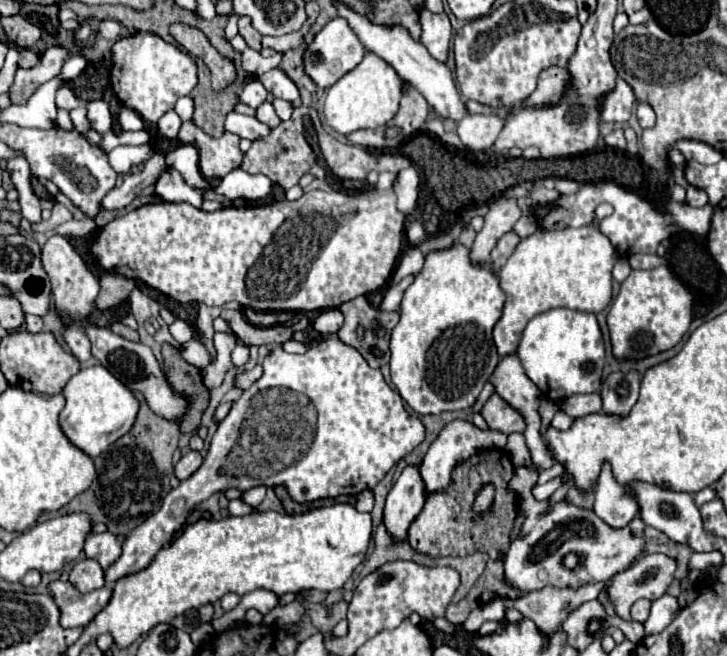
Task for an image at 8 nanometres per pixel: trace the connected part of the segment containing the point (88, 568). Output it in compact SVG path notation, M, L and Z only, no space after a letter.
M80 560L70 572L70 584L80 592L92 592L106 584L104 570L96 560Z

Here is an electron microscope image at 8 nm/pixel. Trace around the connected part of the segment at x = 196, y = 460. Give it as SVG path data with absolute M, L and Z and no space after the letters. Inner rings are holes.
M188 452L188 454L184 454L180 460L178 460L178 464L174 466L174 474L176 474L176 478L182 482L182 480L186 480L186 478L190 478L198 468L200 468L200 464L202 464L202 456L200 456L200 452Z

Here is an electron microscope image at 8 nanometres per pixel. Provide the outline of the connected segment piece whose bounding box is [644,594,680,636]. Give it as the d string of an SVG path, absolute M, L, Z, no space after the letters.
M664 594L662 598L654 600L654 602L652 602L650 616L648 616L648 620L644 622L644 632L646 632L646 636L662 632L662 630L672 622L672 618L676 618L678 612L680 612L680 606L678 606L676 598Z

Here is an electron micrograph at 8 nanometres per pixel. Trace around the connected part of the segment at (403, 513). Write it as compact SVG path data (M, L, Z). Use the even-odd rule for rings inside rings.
M416 466L404 468L400 478L388 492L384 506L384 526L386 530L396 530L396 534L390 532L392 540L404 542L408 538L408 526L412 524L412 518L420 514L424 500L426 494L418 468Z

